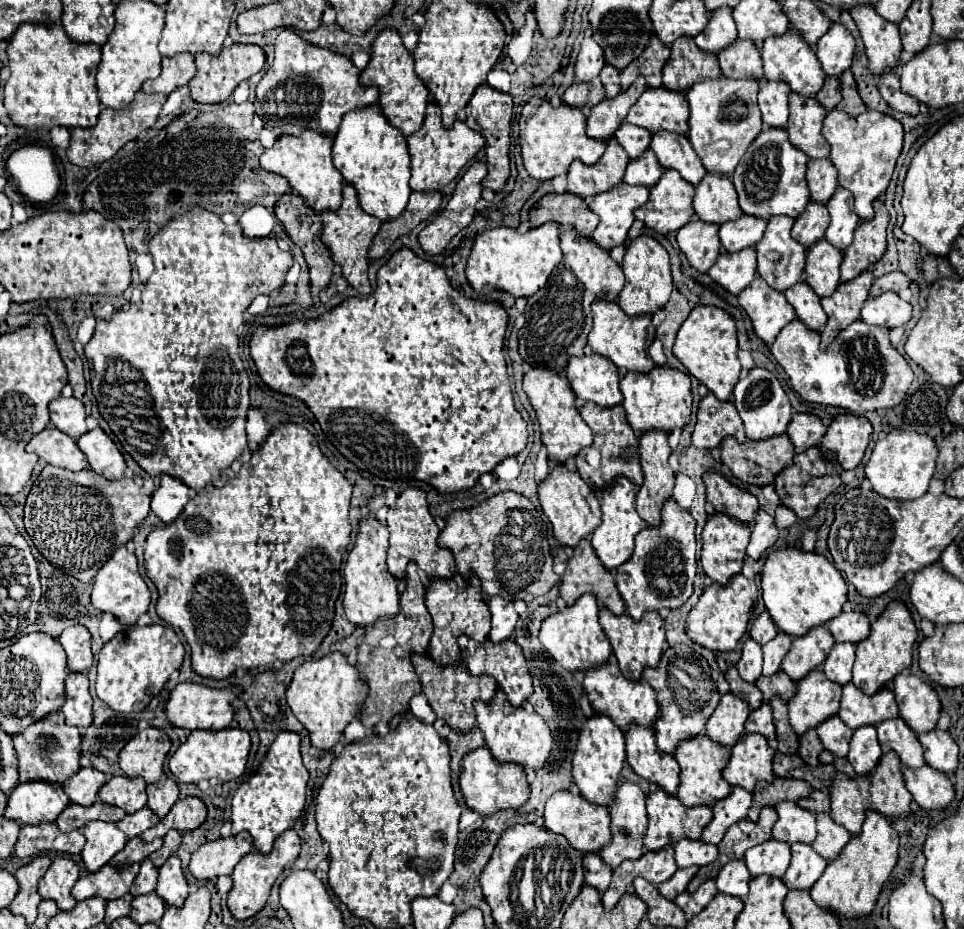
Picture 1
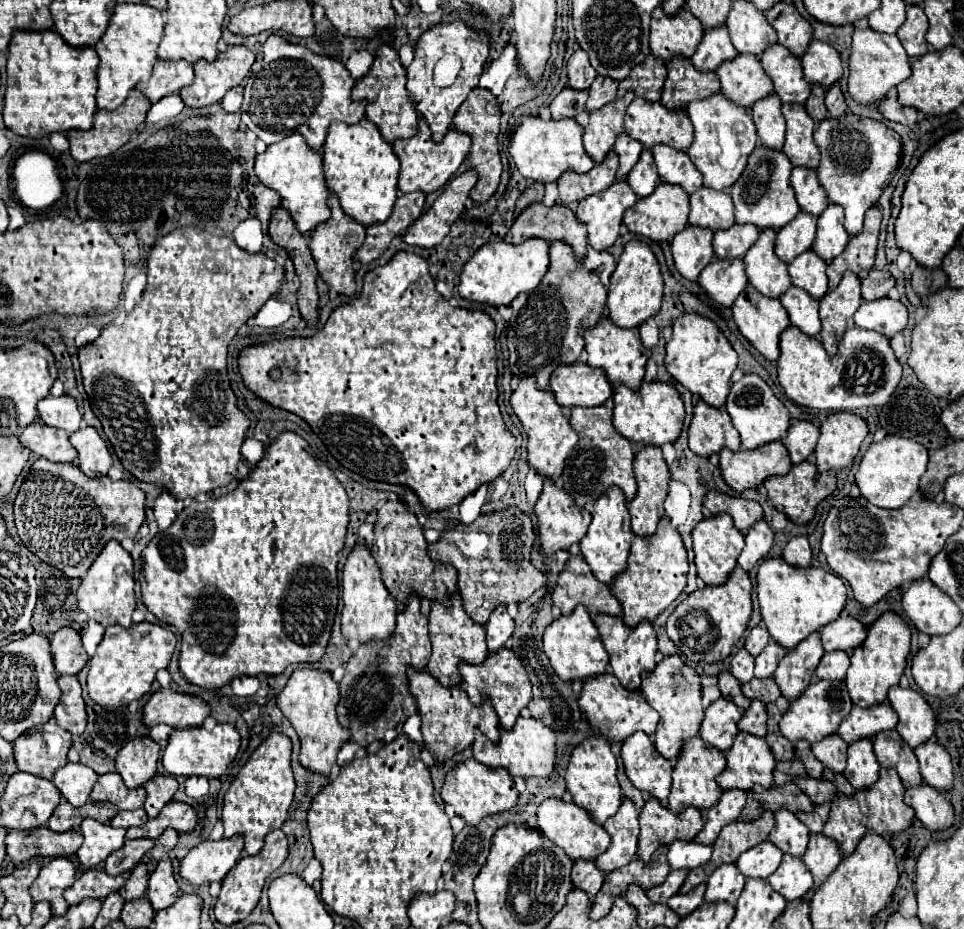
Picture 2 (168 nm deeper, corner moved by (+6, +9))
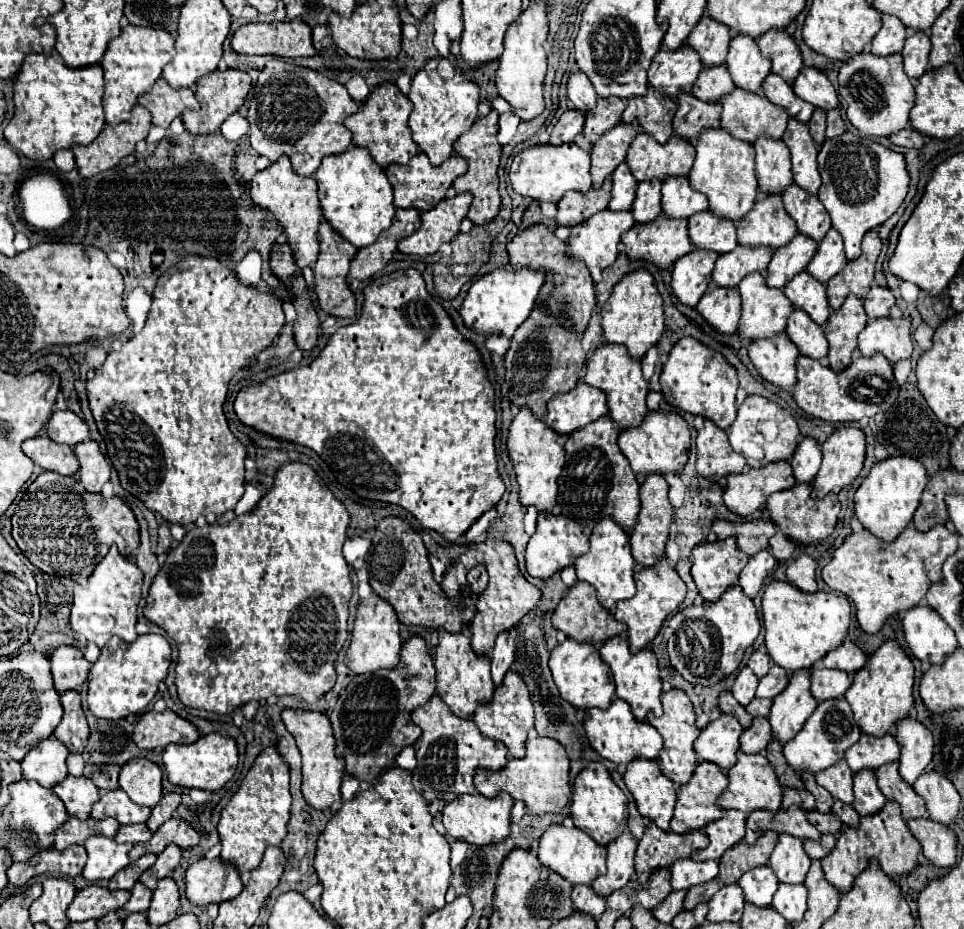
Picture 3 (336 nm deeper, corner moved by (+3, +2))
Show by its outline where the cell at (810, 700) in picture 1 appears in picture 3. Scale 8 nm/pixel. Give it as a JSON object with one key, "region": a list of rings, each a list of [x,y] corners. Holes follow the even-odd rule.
{"region":[[[835,698],[835,700],[825,700],[819,702],[815,712],[809,716],[809,720],[803,724],[803,728],[797,732],[795,738],[791,738],[791,742],[787,742],[783,746],[783,754],[787,758],[787,762],[797,770],[797,772],[811,772],[817,774],[819,770],[835,764],[837,760],[843,758],[843,752],[855,744],[861,736],[861,728],[855,724],[853,716],[851,716],[851,708],[847,704],[847,700]]]}

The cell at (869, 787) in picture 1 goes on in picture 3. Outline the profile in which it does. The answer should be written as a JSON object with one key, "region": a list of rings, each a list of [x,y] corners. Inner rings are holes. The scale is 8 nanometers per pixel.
{"region":[[[887,800],[885,806],[877,814],[861,816],[859,828],[843,826],[843,830],[837,836],[835,848],[829,852],[829,856],[825,856],[821,860],[821,864],[823,864],[825,878],[833,886],[837,886],[841,892],[845,892],[851,888],[853,880],[867,868],[869,858],[877,858],[881,868],[891,878],[897,878],[901,874],[911,872],[917,866],[919,850],[921,850],[919,840],[915,840],[915,836],[907,828],[907,822],[903,820],[903,816],[899,816],[899,804],[895,804],[893,800]]]}

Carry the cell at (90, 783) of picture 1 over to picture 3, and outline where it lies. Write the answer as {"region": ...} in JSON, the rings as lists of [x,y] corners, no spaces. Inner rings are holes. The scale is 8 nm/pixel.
{"region":[[[67,776],[63,782],[53,786],[53,792],[63,800],[67,814],[79,820],[87,820],[91,806],[99,800],[99,788],[85,776]]]}

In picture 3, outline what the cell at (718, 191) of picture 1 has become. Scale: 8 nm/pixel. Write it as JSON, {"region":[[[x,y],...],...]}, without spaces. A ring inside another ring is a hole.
{"region":[[[711,210],[697,212],[689,218],[689,236],[697,248],[707,248],[719,254],[731,252],[737,246],[737,228],[731,220],[711,216]]]}

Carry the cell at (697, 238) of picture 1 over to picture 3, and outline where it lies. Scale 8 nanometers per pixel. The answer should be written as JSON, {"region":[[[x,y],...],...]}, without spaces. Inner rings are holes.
{"region":[[[695,248],[673,264],[671,288],[673,288],[673,294],[683,304],[697,306],[699,298],[705,294],[705,290],[711,282],[711,272],[713,272],[715,260],[717,260],[715,252],[699,252]]]}

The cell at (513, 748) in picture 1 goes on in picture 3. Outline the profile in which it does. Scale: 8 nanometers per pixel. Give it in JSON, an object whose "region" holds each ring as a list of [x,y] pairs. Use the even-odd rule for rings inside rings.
{"region":[[[535,736],[527,740],[527,754],[525,758],[511,758],[501,772],[487,772],[485,768],[477,768],[475,772],[475,788],[483,796],[495,796],[497,792],[507,792],[513,796],[513,800],[523,800],[525,806],[533,814],[545,814],[545,812],[561,812],[569,798],[569,758],[565,754],[565,748],[545,736]]]}

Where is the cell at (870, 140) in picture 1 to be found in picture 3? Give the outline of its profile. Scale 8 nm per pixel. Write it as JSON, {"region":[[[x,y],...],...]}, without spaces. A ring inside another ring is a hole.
{"region":[[[851,132],[835,140],[825,140],[819,150],[819,172],[823,184],[817,198],[827,208],[833,228],[837,228],[845,242],[847,260],[861,256],[861,240],[867,230],[883,224],[907,196],[909,174],[905,168],[905,156],[889,150],[873,140],[863,140]],[[849,148],[857,150],[849,150]]]}

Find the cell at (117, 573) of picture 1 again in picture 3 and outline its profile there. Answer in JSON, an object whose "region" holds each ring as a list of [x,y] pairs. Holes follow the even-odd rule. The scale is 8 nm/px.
{"region":[[[113,546],[109,554],[97,564],[93,574],[87,578],[87,584],[75,586],[75,598],[71,608],[71,628],[87,642],[103,646],[111,636],[133,642],[137,638],[137,604],[141,600],[141,582],[143,572],[129,562],[125,556],[119,556],[119,550]]]}

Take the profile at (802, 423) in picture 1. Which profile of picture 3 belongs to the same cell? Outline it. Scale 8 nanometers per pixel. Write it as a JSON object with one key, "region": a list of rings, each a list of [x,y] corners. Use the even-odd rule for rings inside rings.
{"region":[[[803,438],[799,442],[799,448],[795,450],[791,466],[797,484],[813,482],[813,476],[821,466],[821,444],[813,438]]]}

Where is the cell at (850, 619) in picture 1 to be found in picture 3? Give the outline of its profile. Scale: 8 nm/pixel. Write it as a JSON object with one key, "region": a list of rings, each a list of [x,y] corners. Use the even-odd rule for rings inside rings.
{"region":[[[843,642],[841,648],[835,648],[827,652],[827,656],[823,656],[825,668],[845,670],[847,674],[853,674],[859,668],[863,668],[865,662],[867,662],[867,654],[853,642]]]}

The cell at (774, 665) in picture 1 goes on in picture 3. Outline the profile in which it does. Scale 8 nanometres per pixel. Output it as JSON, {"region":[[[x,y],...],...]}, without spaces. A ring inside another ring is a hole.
{"region":[[[773,664],[771,672],[767,672],[767,676],[763,676],[759,680],[757,696],[759,698],[775,698],[787,686],[787,680],[789,680],[789,674],[783,672],[783,668],[775,668],[775,664]]]}

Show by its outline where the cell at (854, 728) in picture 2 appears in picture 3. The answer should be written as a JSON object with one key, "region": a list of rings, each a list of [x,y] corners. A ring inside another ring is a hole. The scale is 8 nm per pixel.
{"region":[[[893,734],[887,736],[861,736],[851,748],[847,748],[845,756],[849,768],[859,772],[863,768],[877,770],[879,766],[899,760],[899,744]]]}

